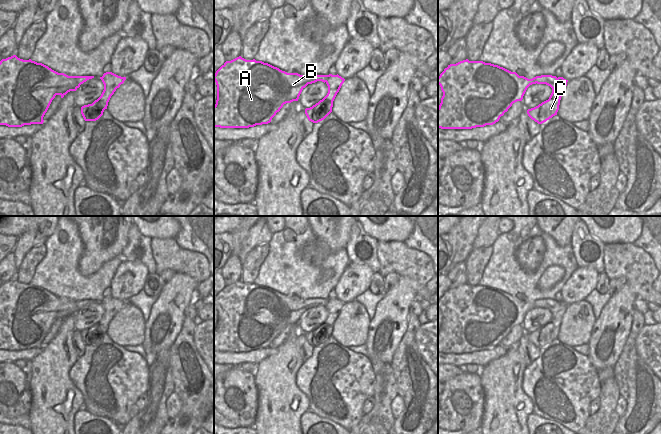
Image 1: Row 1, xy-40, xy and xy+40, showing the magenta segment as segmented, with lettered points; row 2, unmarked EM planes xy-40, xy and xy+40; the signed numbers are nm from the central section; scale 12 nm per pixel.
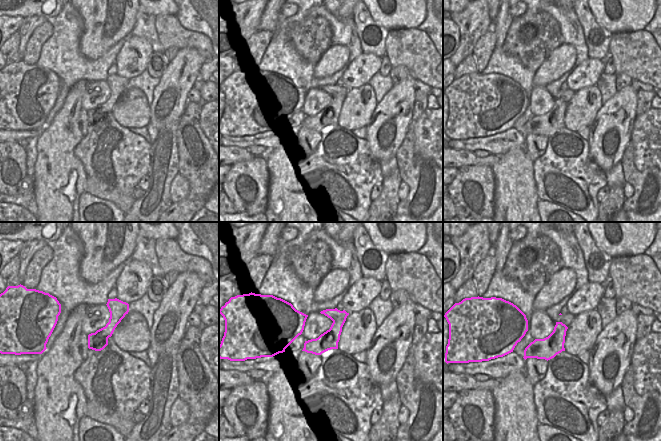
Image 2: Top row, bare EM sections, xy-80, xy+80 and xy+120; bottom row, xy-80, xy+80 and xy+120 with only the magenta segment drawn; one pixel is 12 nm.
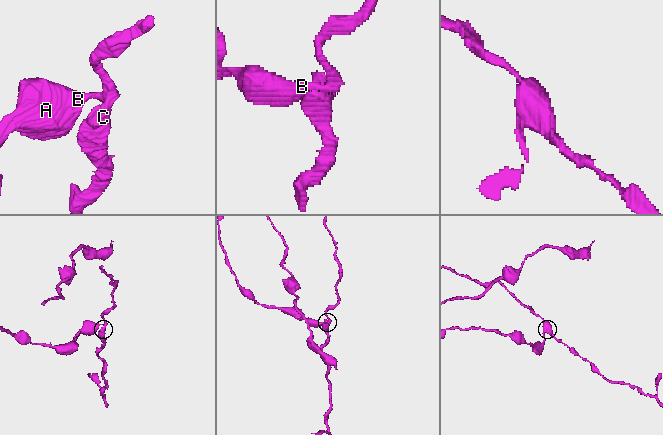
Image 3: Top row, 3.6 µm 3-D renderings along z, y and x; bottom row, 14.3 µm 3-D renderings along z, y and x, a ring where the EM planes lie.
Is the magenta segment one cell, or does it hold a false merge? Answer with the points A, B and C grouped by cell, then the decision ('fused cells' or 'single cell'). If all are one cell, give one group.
A B / C | fused cells

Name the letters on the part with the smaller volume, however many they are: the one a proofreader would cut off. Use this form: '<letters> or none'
C

